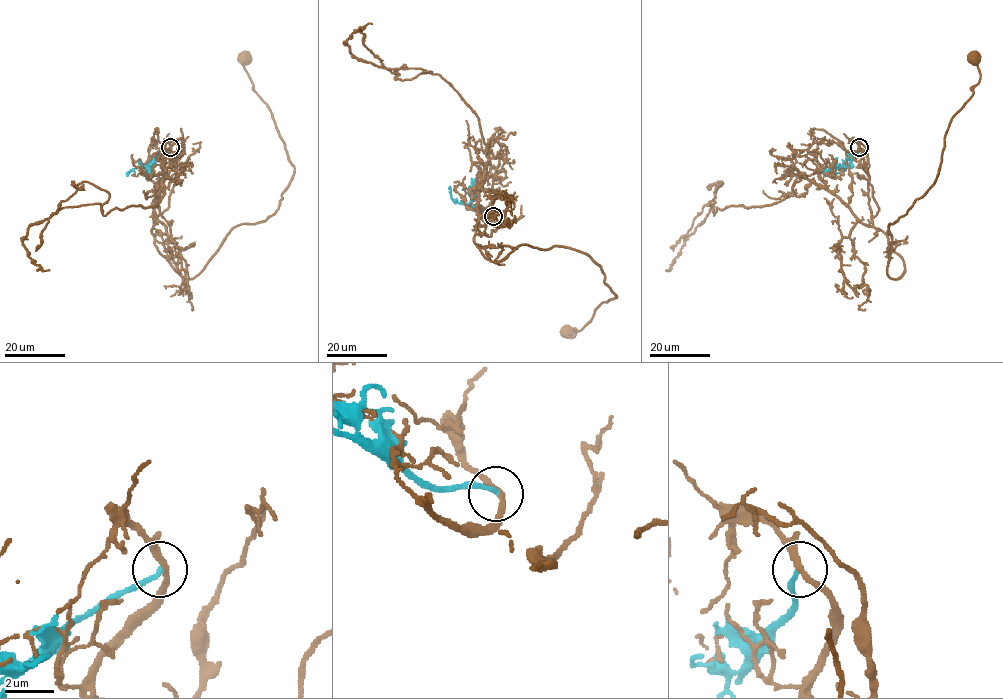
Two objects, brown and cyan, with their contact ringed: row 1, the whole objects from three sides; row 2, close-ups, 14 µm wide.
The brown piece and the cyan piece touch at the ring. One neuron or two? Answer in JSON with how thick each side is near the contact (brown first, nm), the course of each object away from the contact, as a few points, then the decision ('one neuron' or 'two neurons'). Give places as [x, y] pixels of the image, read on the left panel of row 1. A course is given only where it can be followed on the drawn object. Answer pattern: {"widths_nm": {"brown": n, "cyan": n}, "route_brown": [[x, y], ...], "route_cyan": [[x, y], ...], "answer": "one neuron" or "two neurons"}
{"widths_nm": {"brown": 240, "cyan": 190}, "route_brown": [[170, 146], [152, 202], [152, 233], [169, 264], [193, 279], [234, 227], [271, 216], [294, 172], [243, 58]], "route_cyan": [[170, 147], [143, 166], [148, 166], [149, 172]], "answer": "two neurons"}

